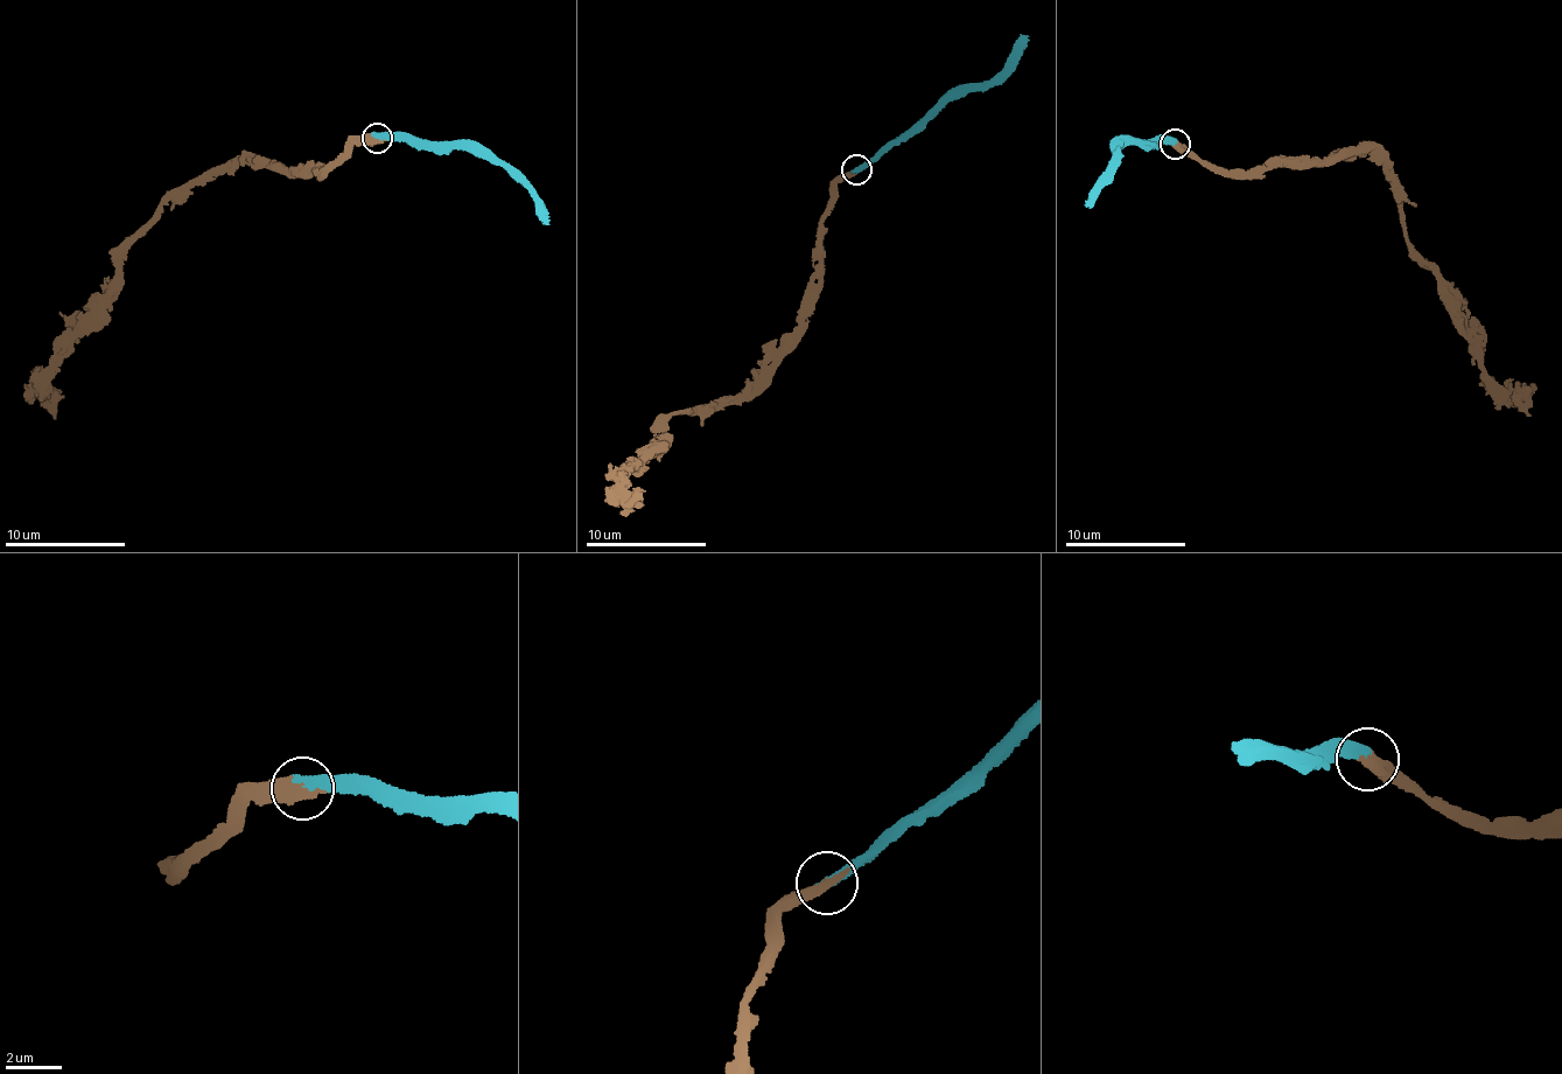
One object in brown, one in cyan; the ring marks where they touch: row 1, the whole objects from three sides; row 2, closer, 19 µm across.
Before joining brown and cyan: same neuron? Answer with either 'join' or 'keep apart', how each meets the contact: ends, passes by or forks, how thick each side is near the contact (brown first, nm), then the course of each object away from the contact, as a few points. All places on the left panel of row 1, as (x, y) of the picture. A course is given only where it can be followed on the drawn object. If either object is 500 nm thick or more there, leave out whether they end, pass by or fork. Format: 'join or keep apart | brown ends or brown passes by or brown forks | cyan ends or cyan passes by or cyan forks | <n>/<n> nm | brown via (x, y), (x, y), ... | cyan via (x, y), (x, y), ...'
join | 500/400 nm | brown via (377, 139), (306, 179), (261, 164), (223, 164), (181, 188), (131, 241), (117, 288), (53, 369), (54, 417) | cyan via (378, 138), (397, 137), (414, 146), (434, 147), (455, 144), (480, 157), (491, 157), (524, 183), (550, 225)

